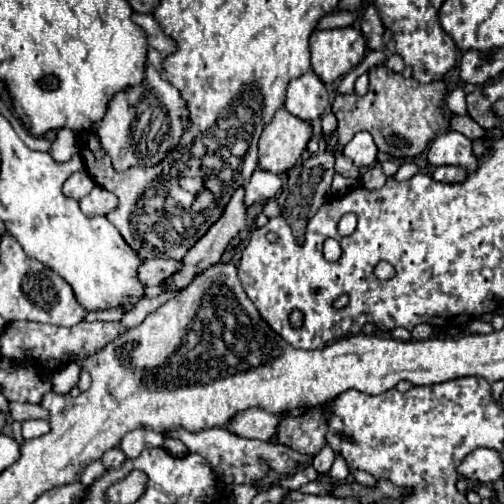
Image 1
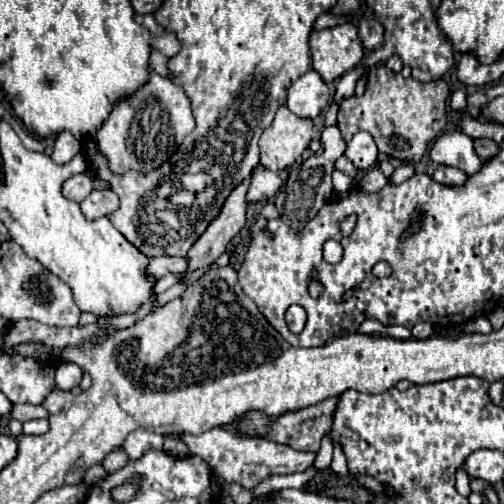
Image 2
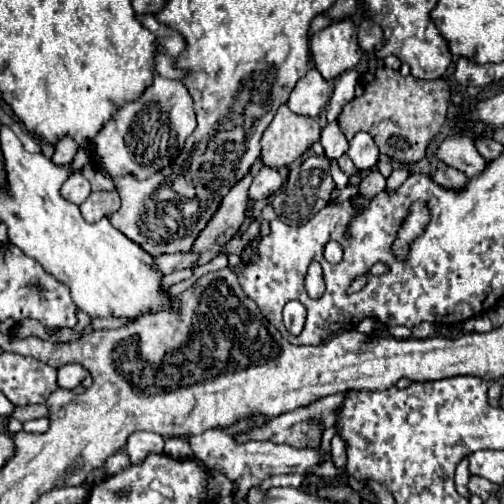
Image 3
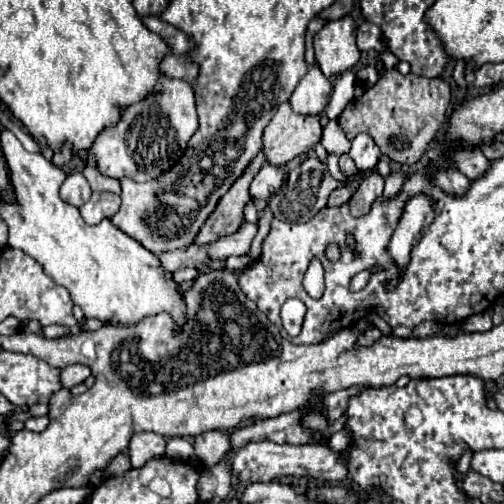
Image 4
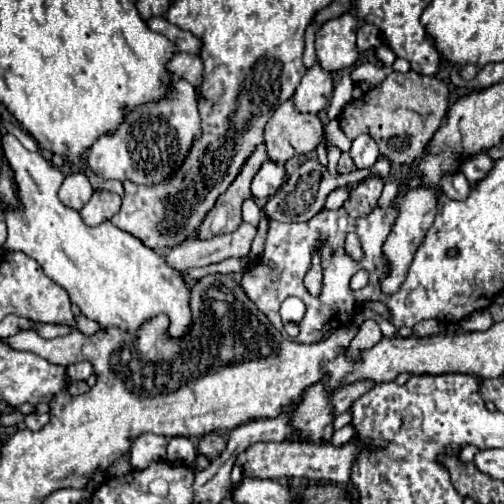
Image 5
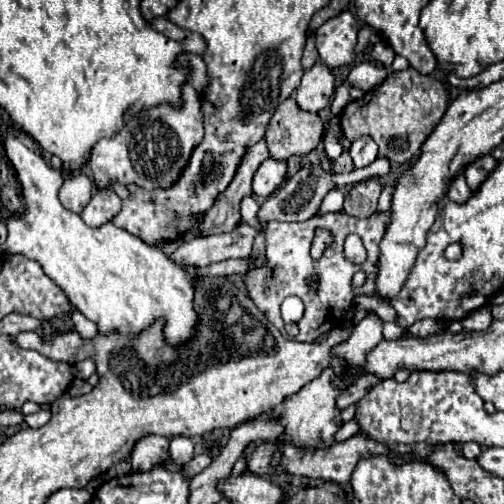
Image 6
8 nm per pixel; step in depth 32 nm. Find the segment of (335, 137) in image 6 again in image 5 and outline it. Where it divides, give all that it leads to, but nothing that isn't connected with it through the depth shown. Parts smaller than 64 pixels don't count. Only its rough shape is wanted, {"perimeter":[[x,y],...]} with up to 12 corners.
{"perimeter":[[327,147],[327,169],[338,176],[337,163],[342,152],[336,147]]}

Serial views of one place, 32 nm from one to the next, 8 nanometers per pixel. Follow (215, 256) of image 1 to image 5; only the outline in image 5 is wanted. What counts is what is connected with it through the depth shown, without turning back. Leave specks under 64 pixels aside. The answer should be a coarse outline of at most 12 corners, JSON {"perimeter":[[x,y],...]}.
{"perimeter":[[260,144],[236,180],[216,200],[198,228],[198,238],[234,232],[250,182],[268,160]]}

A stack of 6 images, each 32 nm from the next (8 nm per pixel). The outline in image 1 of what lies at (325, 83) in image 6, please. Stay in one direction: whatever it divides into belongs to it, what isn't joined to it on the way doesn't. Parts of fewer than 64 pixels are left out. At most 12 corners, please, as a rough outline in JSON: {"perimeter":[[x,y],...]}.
{"perimeter":[[310,70],[290,82],[284,106],[312,122],[330,106],[324,82]]}

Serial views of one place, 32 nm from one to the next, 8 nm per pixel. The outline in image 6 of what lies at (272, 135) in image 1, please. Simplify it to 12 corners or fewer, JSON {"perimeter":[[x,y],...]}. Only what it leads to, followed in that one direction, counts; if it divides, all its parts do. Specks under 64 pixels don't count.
{"perimeter":[[292,96],[266,128],[270,156],[286,160],[322,144],[324,122]]}

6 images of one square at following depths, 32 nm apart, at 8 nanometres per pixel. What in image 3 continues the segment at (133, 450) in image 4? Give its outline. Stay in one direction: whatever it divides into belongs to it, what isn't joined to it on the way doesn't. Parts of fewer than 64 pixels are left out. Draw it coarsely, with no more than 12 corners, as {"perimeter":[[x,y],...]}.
{"perimeter":[[134,432],[126,452],[132,464],[148,454],[164,452],[164,438],[154,432]]}

